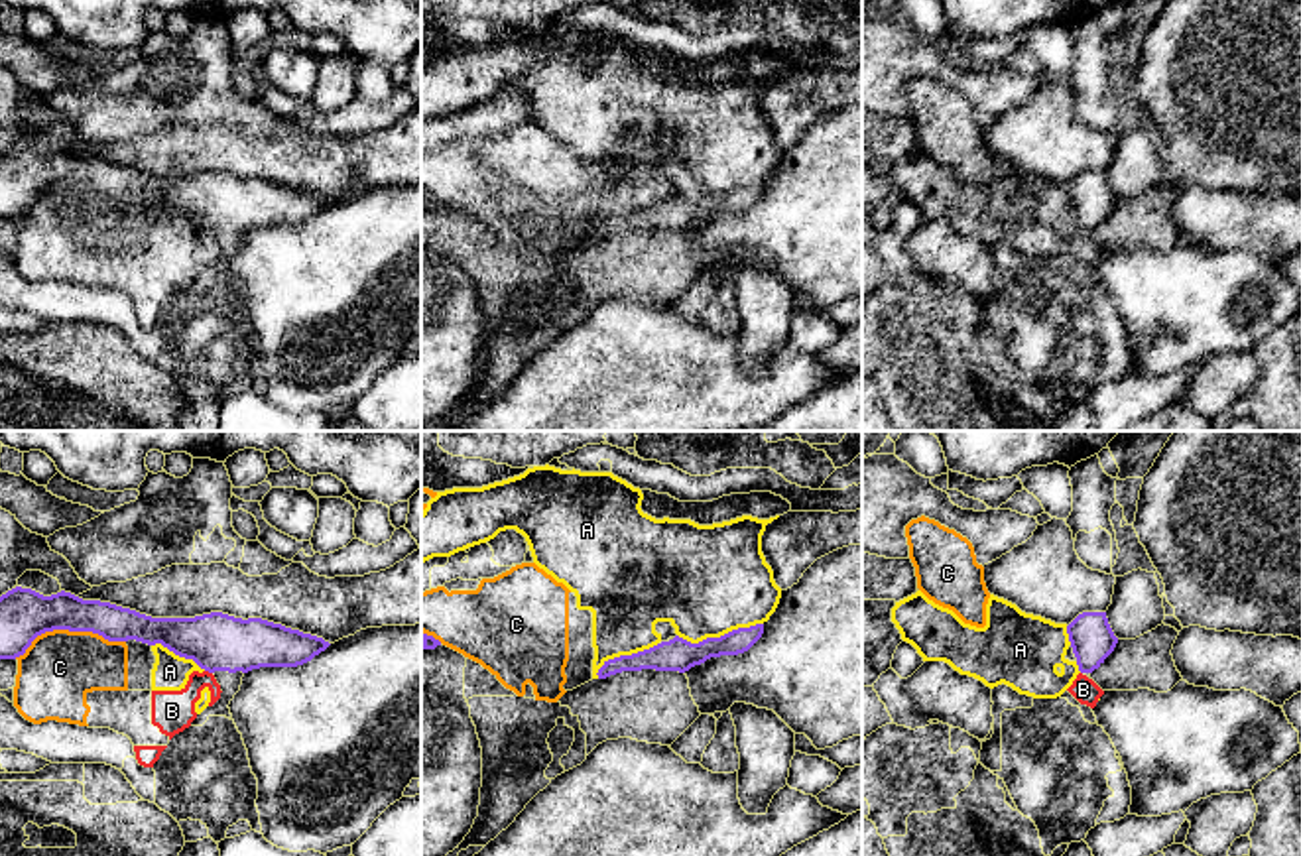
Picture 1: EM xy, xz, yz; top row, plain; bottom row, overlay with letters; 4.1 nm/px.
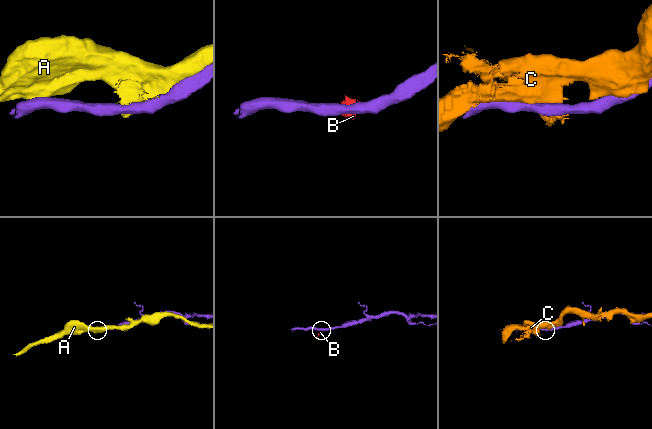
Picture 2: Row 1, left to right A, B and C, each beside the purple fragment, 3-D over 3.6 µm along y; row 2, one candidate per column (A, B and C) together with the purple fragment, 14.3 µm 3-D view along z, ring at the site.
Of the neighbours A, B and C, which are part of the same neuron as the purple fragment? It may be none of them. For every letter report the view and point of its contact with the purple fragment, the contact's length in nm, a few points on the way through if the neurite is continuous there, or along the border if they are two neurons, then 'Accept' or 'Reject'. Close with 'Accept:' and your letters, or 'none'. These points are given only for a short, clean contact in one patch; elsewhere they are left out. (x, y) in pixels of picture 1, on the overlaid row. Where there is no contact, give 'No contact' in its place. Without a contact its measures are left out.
A: Touches purple at xz (721, 636). Shared border 360 nm. Reject
B: Touches purple at xy (209, 672). Shared border 40 nm. Boundary: xy (205, 670), (211, 673). Reject
C: Touches purple at xy (67, 628). Shared border 460 nm. Reject
Accept: none

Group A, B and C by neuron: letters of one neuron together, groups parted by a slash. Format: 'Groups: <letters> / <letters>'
Groups: A / B C

